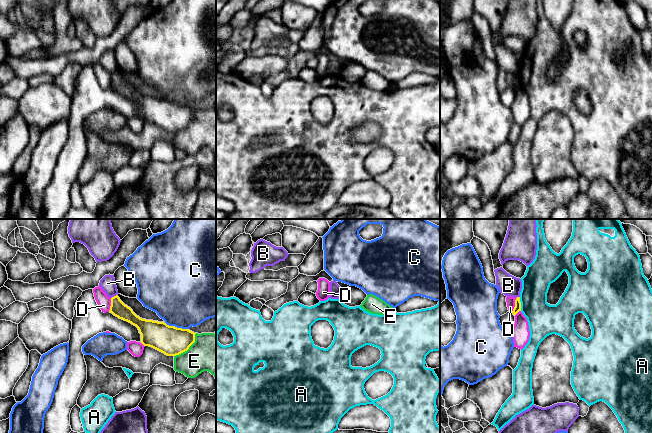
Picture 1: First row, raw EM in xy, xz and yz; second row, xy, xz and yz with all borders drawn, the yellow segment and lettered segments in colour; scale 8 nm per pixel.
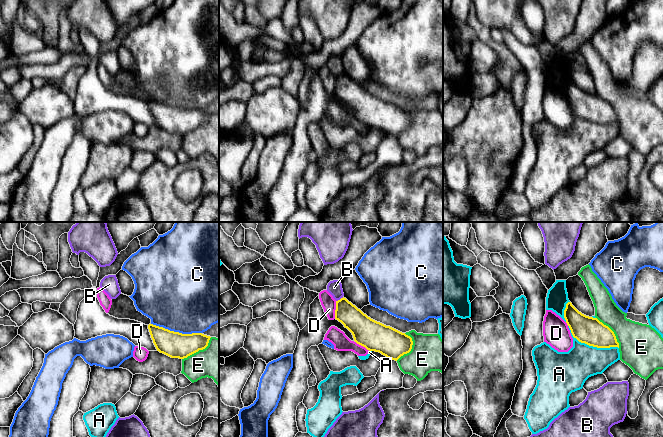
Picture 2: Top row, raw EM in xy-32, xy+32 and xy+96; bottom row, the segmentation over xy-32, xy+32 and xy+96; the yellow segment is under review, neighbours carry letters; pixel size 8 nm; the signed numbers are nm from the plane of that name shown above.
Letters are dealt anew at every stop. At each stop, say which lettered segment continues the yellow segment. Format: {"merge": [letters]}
{"merge": []}

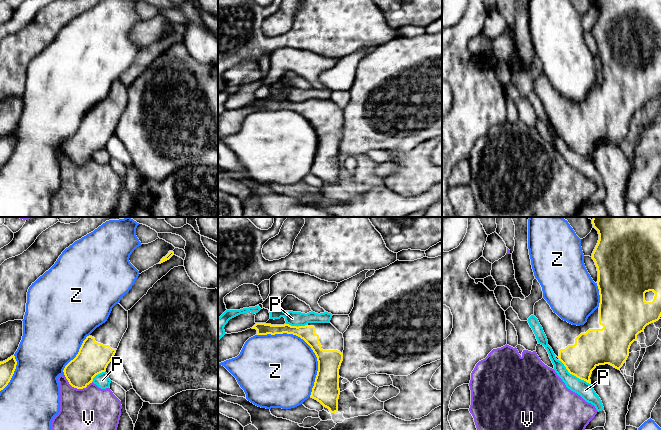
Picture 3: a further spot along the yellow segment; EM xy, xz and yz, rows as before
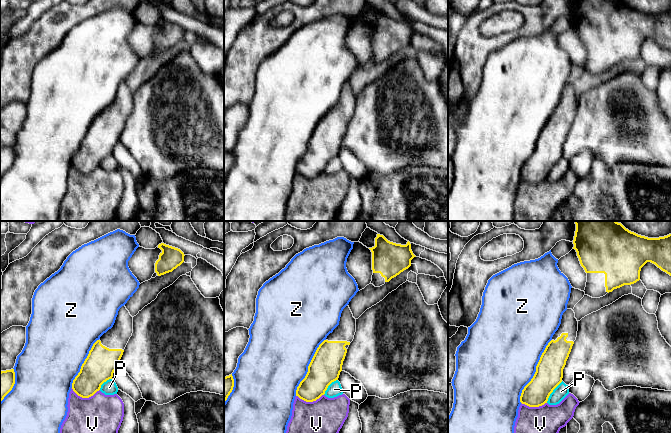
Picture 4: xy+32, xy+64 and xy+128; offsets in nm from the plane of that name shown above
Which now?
{"merge": []}

